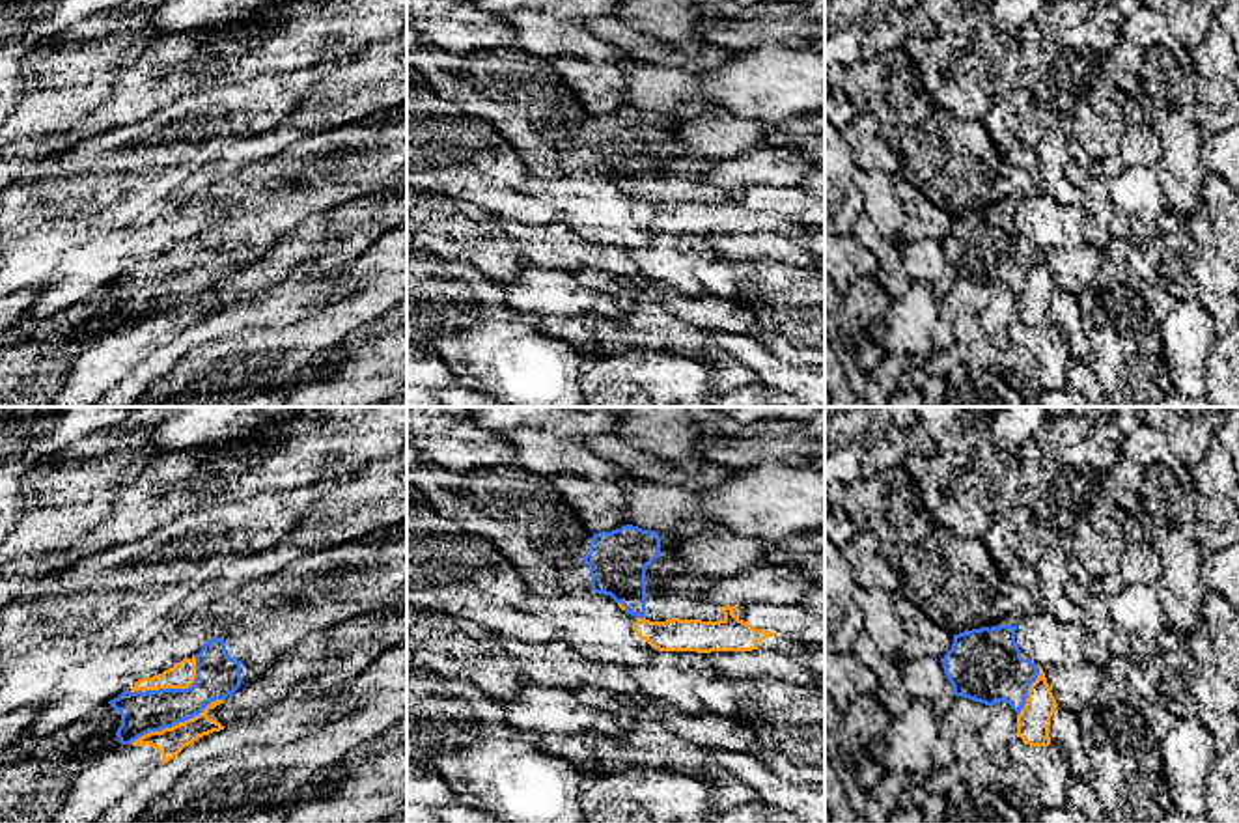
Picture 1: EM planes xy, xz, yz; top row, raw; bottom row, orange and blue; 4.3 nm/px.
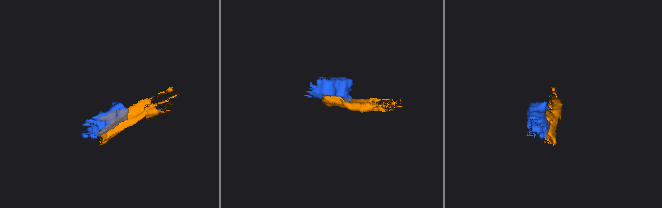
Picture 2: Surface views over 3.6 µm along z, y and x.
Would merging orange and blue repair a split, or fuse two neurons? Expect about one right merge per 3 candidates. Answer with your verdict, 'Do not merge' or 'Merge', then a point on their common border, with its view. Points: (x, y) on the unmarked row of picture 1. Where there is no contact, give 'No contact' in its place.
Do not merge. Touches orange at xy (176, 306)

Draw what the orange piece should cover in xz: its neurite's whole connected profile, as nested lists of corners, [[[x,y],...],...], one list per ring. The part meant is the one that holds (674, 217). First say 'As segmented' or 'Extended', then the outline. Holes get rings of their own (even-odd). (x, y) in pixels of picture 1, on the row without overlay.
Extended. [[[718,188],[724,196],[718,203],[679,202],[649,203],[636,200],[634,215],[659,233],[752,233],[769,231],[782,237],[802,241],[819,228],[787,222],[765,211],[754,211],[739,202],[737,188]]]

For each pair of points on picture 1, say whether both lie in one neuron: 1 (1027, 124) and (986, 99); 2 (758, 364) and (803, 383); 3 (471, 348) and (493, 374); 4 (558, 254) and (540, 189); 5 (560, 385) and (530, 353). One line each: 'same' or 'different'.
1: different
2: same
3: same
4: different
5: same

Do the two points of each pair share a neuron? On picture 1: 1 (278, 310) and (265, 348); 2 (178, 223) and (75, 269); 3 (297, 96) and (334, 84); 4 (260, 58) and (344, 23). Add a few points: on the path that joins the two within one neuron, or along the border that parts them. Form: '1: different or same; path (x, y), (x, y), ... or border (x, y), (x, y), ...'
1: different; border (312, 305), (290, 323), (245, 327), (230, 336)
2: same; path (152, 241), (125, 247), (101, 262)
3: different; border (316, 64), (321, 71), (321, 81), (303, 107)
4: same; path (280, 40), (323, 23)

